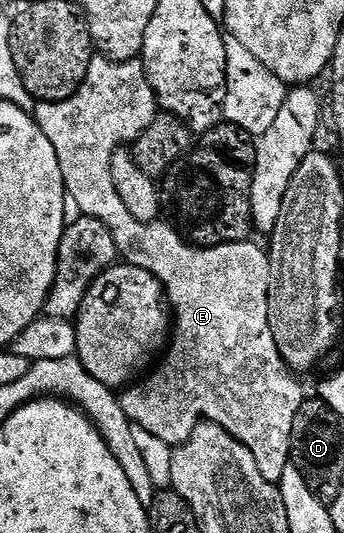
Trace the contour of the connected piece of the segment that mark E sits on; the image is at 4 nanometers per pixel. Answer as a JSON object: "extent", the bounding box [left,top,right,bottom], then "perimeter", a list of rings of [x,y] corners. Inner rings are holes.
{"extent":[32,54,304,485],"perimeter":[[[101,54],[95,55],[94,61],[88,66],[88,74],[84,78],[84,82],[78,87],[74,96],[68,97],[67,100],[39,103],[33,109],[32,115],[38,121],[38,125],[44,130],[44,134],[48,134],[48,142],[52,142],[52,146],[56,150],[56,158],[60,162],[60,170],[64,174],[66,195],[72,201],[73,207],[75,204],[79,208],[77,211],[81,215],[88,218],[96,218],[104,226],[108,226],[108,230],[118,247],[119,255],[125,263],[132,266],[140,266],[140,270],[148,270],[148,274],[152,274],[161,284],[166,286],[166,297],[170,300],[173,316],[172,335],[157,367],[145,378],[129,385],[121,393],[120,399],[124,406],[124,414],[128,414],[130,423],[134,426],[144,426],[144,430],[148,430],[148,434],[153,434],[155,438],[160,438],[160,442],[171,446],[188,442],[188,438],[192,438],[192,430],[196,430],[196,426],[203,422],[224,426],[224,430],[228,430],[228,434],[232,434],[232,438],[244,442],[244,446],[248,446],[248,450],[252,450],[252,458],[256,458],[256,466],[260,466],[260,474],[264,474],[264,478],[268,478],[270,484],[281,485],[284,478],[284,470],[290,464],[292,422],[296,422],[296,410],[300,410],[304,393],[302,393],[301,386],[298,385],[299,377],[291,372],[290,367],[286,365],[280,350],[276,346],[276,338],[272,338],[272,326],[268,322],[270,258],[267,249],[265,247],[257,248],[254,242],[214,244],[211,248],[199,248],[197,244],[190,243],[173,223],[167,222],[167,224],[162,224],[163,222],[155,222],[153,224],[145,224],[136,218],[132,218],[132,214],[128,214],[128,206],[124,206],[124,202],[120,199],[120,194],[116,194],[116,186],[112,186],[112,154],[118,151],[123,142],[133,142],[139,136],[144,135],[148,130],[148,126],[152,126],[152,122],[157,120],[160,115],[158,99],[148,82],[148,78],[144,74],[141,59],[129,60],[128,62],[120,62],[118,64],[115,60],[108,60]]]}

